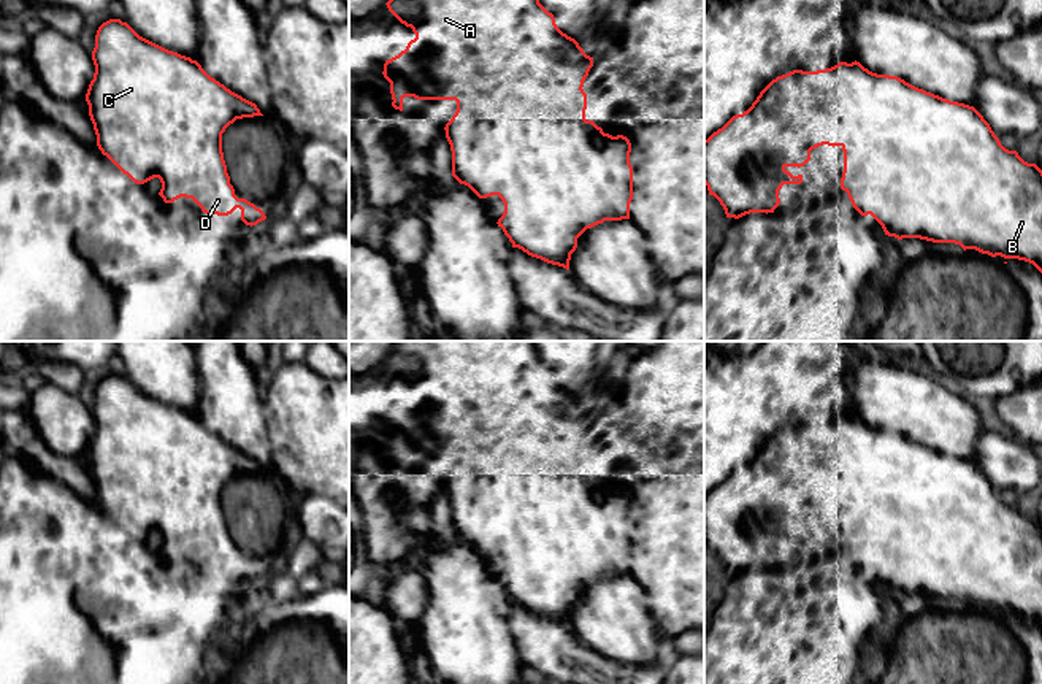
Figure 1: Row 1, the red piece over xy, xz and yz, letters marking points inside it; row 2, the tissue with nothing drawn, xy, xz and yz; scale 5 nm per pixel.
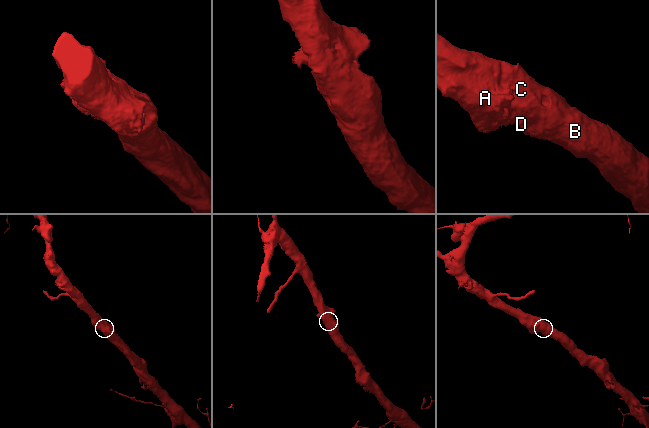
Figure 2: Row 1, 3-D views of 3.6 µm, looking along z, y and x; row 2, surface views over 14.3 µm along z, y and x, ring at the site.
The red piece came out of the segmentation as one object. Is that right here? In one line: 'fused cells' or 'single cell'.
single cell

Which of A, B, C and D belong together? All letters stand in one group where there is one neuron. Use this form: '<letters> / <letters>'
A B C D

